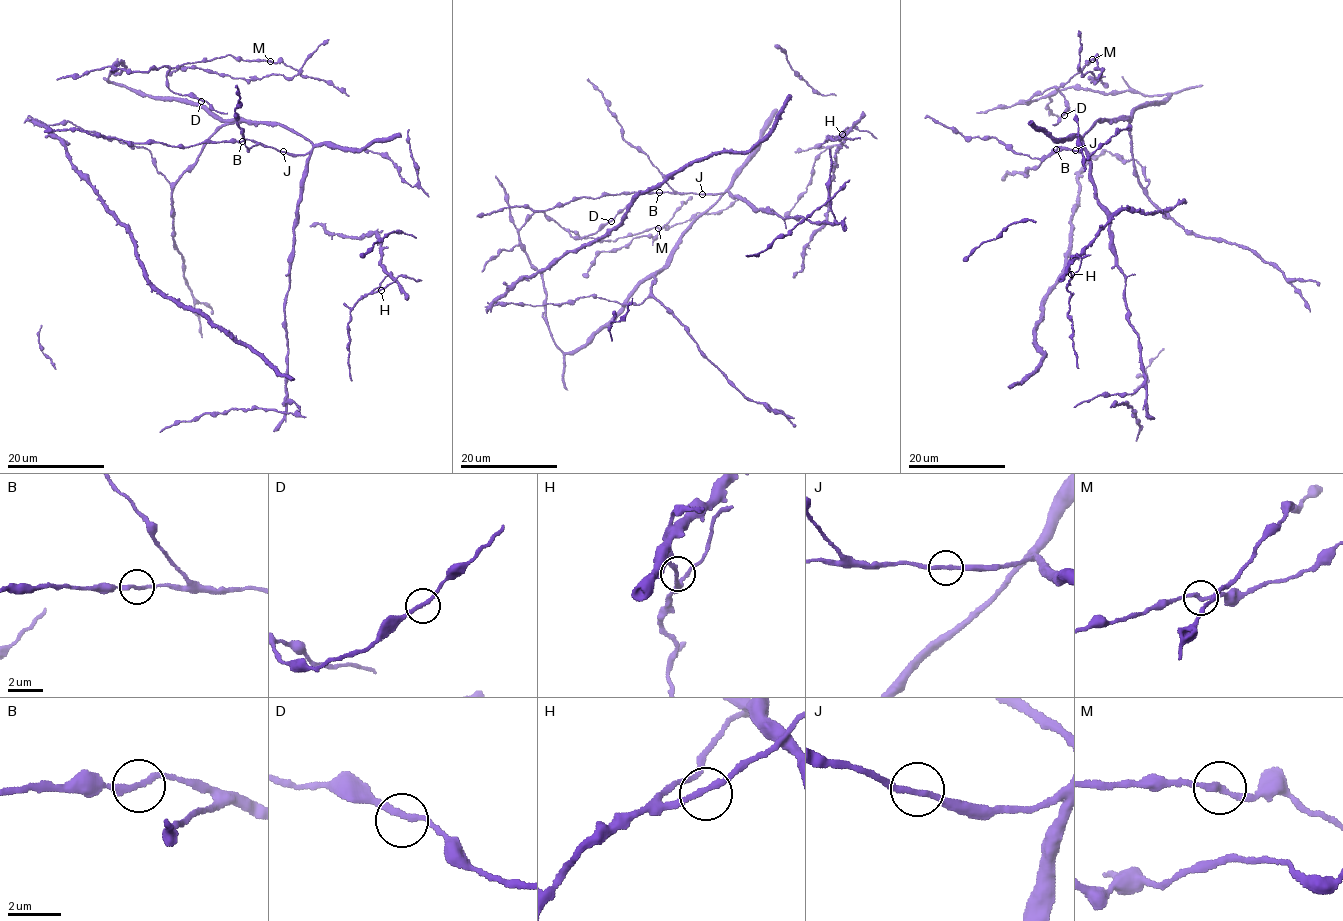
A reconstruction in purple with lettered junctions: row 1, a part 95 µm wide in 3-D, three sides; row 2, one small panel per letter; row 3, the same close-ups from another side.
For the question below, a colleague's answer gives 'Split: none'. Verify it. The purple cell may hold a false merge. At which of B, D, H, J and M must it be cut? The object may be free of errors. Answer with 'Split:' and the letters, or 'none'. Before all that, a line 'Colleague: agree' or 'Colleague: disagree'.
Colleague: agree
Split: none

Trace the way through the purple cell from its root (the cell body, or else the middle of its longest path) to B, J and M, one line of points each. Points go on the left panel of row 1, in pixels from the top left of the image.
B: (278, 125), (282, 124), (310, 142), (312, 148), (304, 155), (288, 154), (250, 140), (242, 141)
J: (278, 125), (282, 124), (312, 146), (304, 155), (283, 151)
M: (278, 125), (223, 120), (107, 80), (125, 69), (118, 61), (115, 68), (149, 71), (228, 55), (270, 61)

